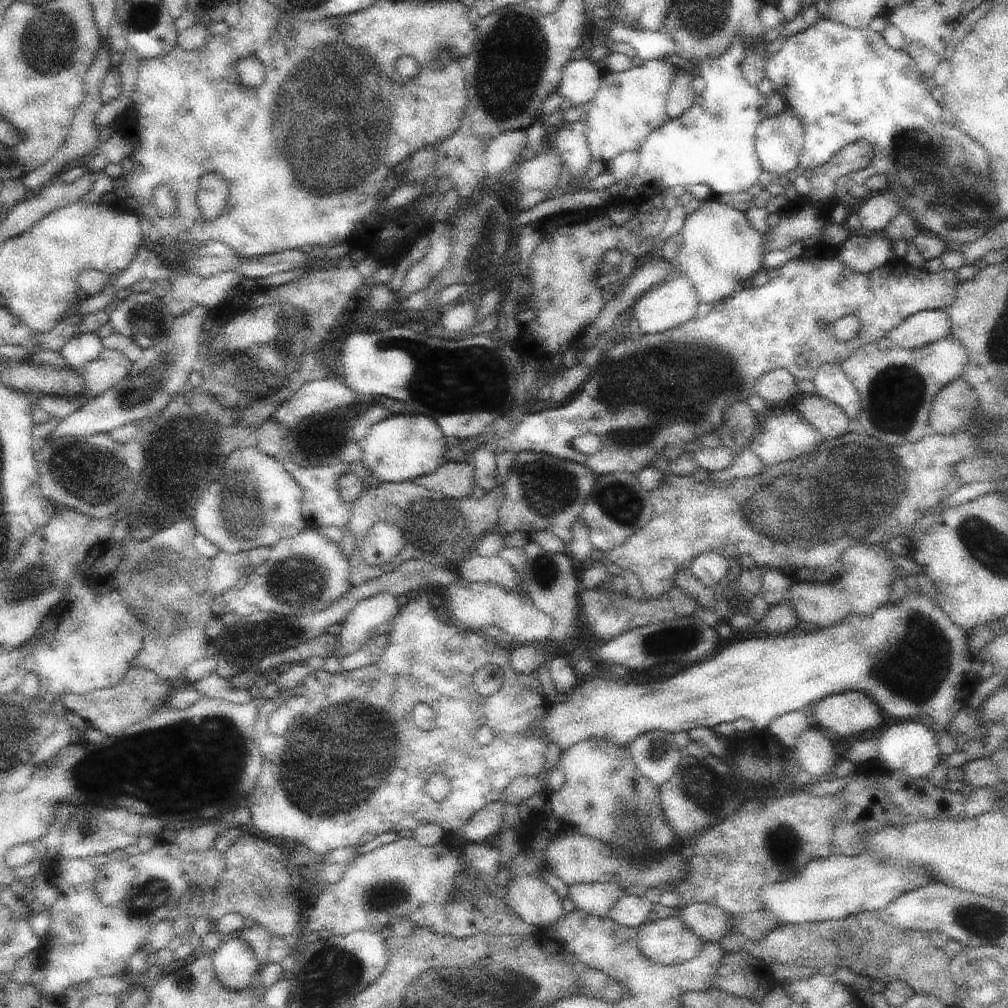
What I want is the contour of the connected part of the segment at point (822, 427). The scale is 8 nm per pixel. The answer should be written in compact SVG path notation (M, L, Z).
M817 392L813 396L803 396L799 402L799 414L815 428L819 430L825 440L839 438L843 434L849 434L847 422L849 416L831 400L819 396Z

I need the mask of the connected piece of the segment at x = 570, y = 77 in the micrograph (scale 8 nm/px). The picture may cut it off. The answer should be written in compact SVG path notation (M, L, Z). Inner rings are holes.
M571 60L565 64L557 92L563 98L571 100L571 104L587 108L595 100L599 86L601 86L599 68L593 62Z

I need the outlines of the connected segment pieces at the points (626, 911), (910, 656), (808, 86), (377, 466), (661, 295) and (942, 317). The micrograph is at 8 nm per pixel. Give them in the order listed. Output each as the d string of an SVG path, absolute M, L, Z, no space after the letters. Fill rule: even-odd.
M623 896L619 902L615 902L613 910L609 912L609 918L621 926L639 930L649 922L651 912L653 912L653 902L649 902L647 898Z
M905 592L901 602L881 606L871 618L849 616L837 626L817 626L815 632L803 636L739 640L725 646L709 660L693 664L691 668L683 668L665 680L649 684L623 684L611 682L607 678L587 678L581 686L573 688L565 702L549 706L547 716L529 726L529 734L543 738L543 742L553 742L563 754L585 738L607 738L613 740L613 744L627 748L627 744L643 732L689 732L691 728L713 728L721 722L735 722L737 718L749 718L755 730L763 732L775 718L789 712L801 712L827 696L839 696L843 692L865 692L877 702L885 718L903 720L925 714L933 718L933 730L941 736L947 732L951 716L961 708L971 706L975 684L981 682L979 676L971 672L973 660L975 656L969 648L967 630L955 626L951 618L927 596Z
M821 18L817 24L783 40L781 50L763 62L763 72L765 78L771 82L775 94L779 94L781 100L785 102L785 108L803 124L805 146L799 158L801 168L809 172L815 170L817 166L833 158L831 150L837 154L839 150L843 150L841 148L843 144L855 142L857 138L869 142L873 150L871 164L863 170L843 176L835 184L835 202L847 208L849 214L857 212L857 208L865 204L865 198L871 198L869 186L865 186L869 178L873 178L875 174L889 176L889 172L911 172L907 174L909 182L905 186L905 198L903 198L905 212L917 218L925 234L937 236L945 244L949 242L961 242L963 246L971 244L1005 218L999 212L995 200L995 188L991 188L991 178L987 168L989 162L983 146L967 138L955 126L943 122L941 106L931 98L923 74L915 66L915 60L905 50L891 48L883 40L881 32L873 32L871 28L851 30L843 24Z
M395 414L387 416L385 420L373 424L367 430L367 438L357 442L363 450L363 464L371 472L369 476L361 478L365 488L379 486L379 484L401 484L413 482L419 476L429 476L437 470L443 460L447 446L447 436L441 432L433 418L421 414Z
M679 276L675 280L667 280L661 286L651 288L647 294L643 294L635 306L631 308L631 318L635 318L639 322L641 334L661 334L665 330L673 330L683 326L685 322L693 320L699 312L699 296L693 288L693 282L687 276Z
M923 310L909 316L887 334L893 348L919 350L951 336L951 318L947 310Z

